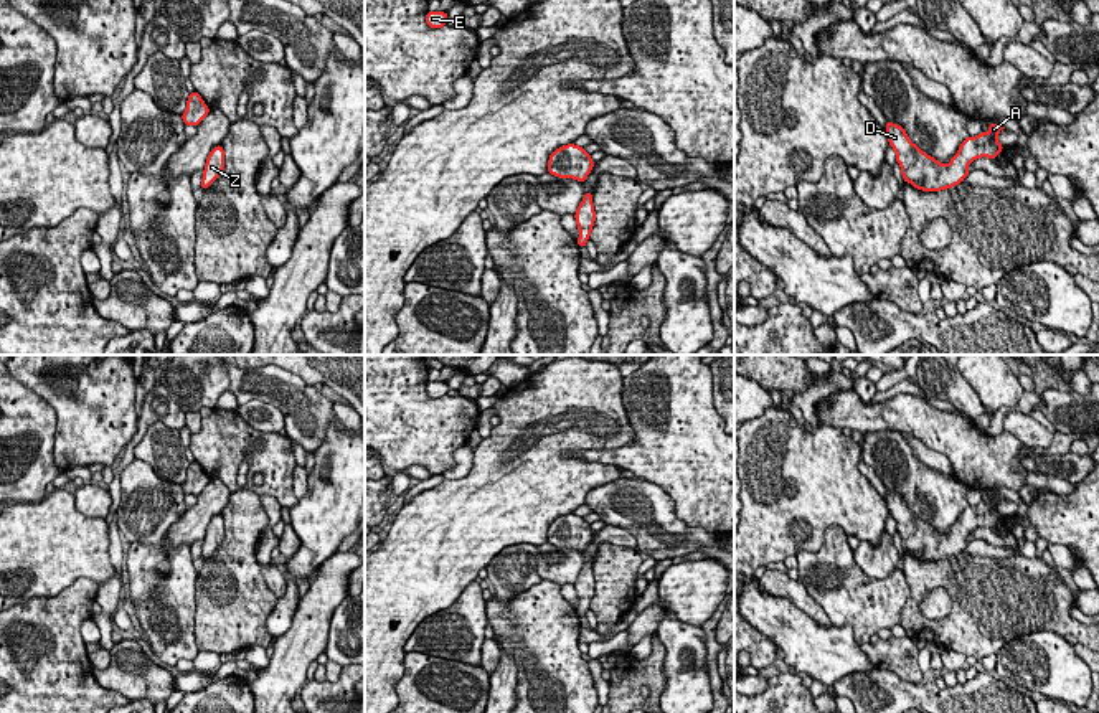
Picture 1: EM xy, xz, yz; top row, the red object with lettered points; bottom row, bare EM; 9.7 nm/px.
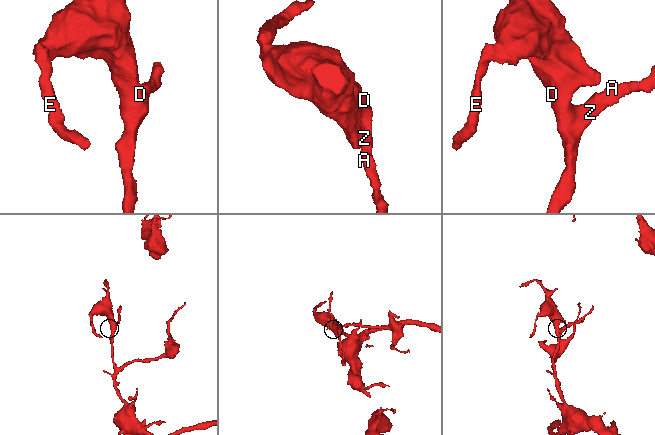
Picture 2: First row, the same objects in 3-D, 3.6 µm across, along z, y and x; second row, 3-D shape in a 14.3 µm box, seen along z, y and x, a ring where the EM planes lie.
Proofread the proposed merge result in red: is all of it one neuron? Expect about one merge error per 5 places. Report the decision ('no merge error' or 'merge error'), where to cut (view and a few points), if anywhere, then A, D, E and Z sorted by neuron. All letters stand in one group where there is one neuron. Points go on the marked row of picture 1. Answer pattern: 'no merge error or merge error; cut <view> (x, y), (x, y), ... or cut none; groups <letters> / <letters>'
no merge error; cut none; groups A D E Z

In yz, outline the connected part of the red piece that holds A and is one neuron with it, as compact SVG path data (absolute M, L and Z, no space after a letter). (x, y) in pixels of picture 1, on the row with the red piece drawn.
M886 120L884 130L889 145L896 152L896 162L901 165L903 180L922 191L939 191L964 182L969 175L967 167L975 158L995 158L1003 150L1003 145L997 137L1005 127L992 122L988 122L988 127L988 134L982 132L977 137L967 137L959 147L959 152L950 158L949 165L937 162L914 145L903 125L899 127Z

